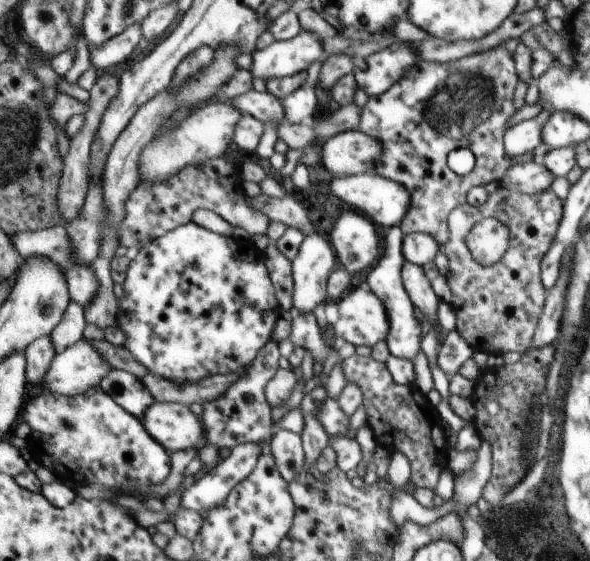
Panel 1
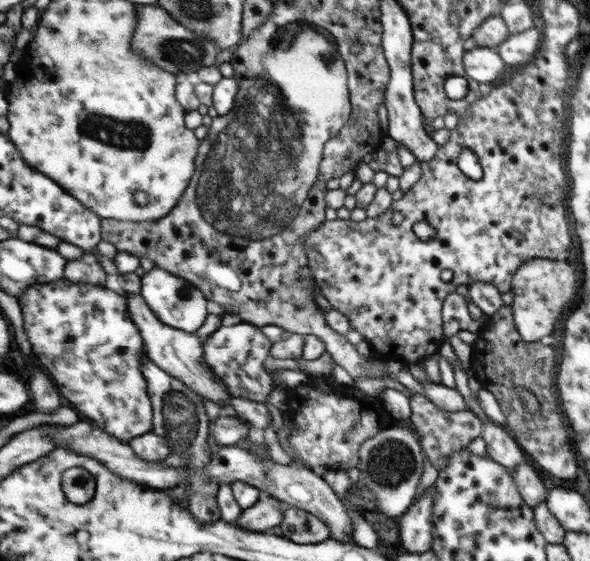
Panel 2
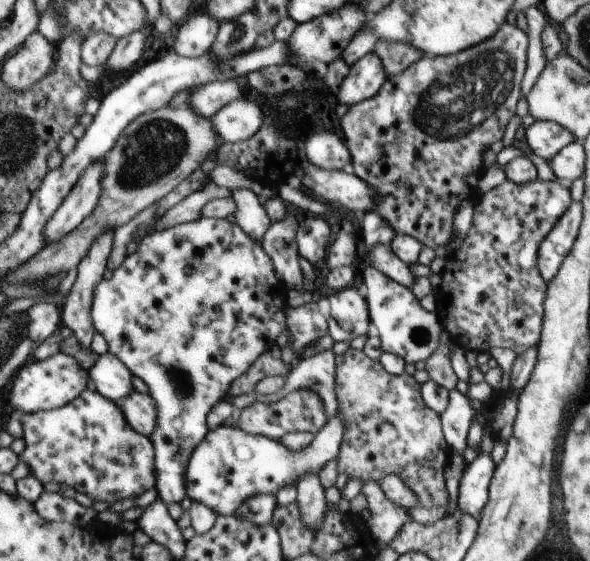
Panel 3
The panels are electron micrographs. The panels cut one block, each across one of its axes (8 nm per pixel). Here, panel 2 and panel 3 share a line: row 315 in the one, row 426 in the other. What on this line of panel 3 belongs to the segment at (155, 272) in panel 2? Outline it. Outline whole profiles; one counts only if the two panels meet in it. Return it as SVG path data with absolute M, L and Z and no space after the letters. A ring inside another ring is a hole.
M201 217L196 221L183 223L164 231L155 230L149 236L141 239L138 250L129 256L126 263L113 271L111 279L104 280L96 290L95 302L93 305L92 315L94 325L97 332L101 333L109 344L110 352L118 356L124 365L136 376L142 378L150 388L150 393L157 401L159 409L159 418L157 428L151 437L153 441L156 455L157 468L159 475L159 484L157 485L159 495L164 504L169 506L172 503L180 504L187 494L187 466L190 463L191 456L195 453L195 449L199 447L207 435L209 427L207 419L210 410L223 398L229 395L232 384L240 377L244 376L253 366L254 363L268 346L274 344L274 340L278 338L278 334L282 334L282 330L286 328L286 316L282 312L284 308L284 296L286 296L286 288L284 284L278 280L279 276L274 272L274 264L271 256L262 246L261 241L256 241L240 229L237 224L232 224L226 219L214 219Z

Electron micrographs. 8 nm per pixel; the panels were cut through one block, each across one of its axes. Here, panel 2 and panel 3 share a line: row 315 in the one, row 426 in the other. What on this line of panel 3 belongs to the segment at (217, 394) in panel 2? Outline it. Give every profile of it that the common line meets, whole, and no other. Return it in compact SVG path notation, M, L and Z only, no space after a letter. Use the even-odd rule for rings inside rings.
M134 392L126 400L120 402L128 423L137 432L152 437L157 428L159 409L157 401L151 393Z

